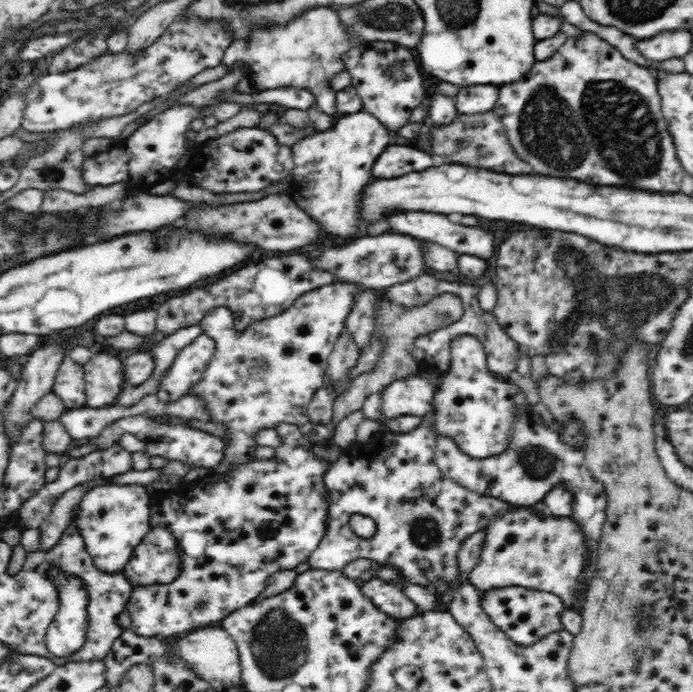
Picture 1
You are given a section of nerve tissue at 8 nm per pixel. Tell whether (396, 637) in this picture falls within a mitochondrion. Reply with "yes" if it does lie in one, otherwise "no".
no

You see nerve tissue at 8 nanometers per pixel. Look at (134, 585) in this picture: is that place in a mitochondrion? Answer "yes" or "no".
no

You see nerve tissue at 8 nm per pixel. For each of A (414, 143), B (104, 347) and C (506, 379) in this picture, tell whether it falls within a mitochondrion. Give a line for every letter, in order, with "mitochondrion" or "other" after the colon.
A: other
B: other
C: other

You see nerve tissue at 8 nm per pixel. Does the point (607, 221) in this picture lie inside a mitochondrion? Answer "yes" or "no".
no

